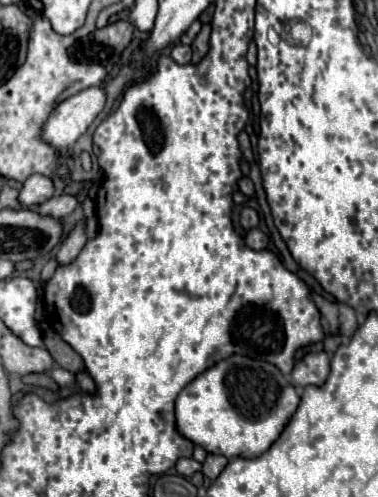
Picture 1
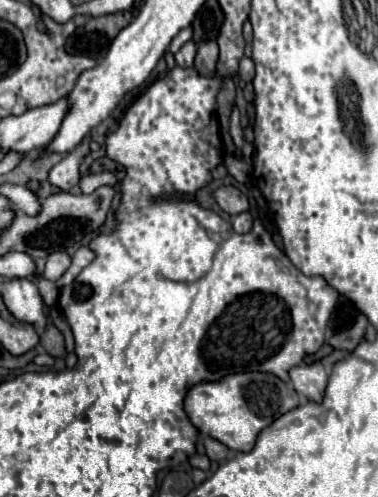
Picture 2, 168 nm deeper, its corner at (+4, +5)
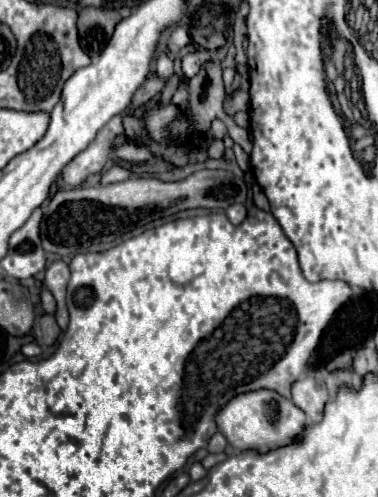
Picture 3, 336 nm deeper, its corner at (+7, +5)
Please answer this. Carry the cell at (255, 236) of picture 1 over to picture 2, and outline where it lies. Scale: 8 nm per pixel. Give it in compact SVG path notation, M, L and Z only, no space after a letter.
M241 212L241 214L235 214L235 216L231 218L231 224L233 224L233 228L235 228L239 234L245 234L245 232L251 230L253 218L251 218L249 212Z

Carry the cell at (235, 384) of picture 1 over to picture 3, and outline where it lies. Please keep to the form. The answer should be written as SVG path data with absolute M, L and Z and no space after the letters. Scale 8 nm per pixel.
M260 390L260 392L246 392L244 396L234 396L220 412L216 412L216 424L218 430L226 436L230 446L236 450L272 450L284 444L290 444L296 440L302 432L302 428L308 424L306 414L288 398L280 396L272 390Z

